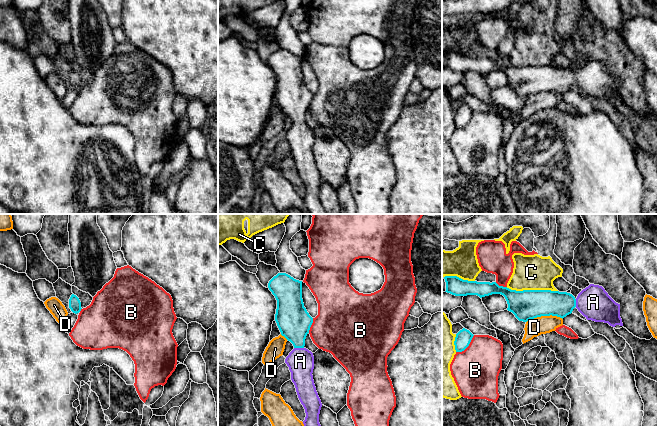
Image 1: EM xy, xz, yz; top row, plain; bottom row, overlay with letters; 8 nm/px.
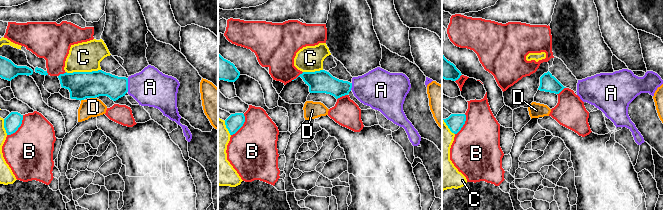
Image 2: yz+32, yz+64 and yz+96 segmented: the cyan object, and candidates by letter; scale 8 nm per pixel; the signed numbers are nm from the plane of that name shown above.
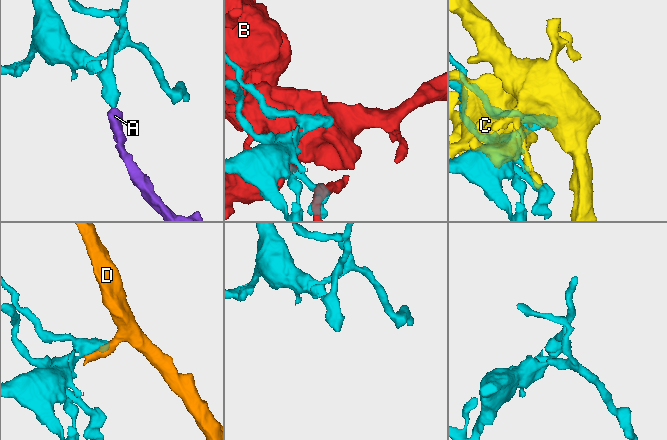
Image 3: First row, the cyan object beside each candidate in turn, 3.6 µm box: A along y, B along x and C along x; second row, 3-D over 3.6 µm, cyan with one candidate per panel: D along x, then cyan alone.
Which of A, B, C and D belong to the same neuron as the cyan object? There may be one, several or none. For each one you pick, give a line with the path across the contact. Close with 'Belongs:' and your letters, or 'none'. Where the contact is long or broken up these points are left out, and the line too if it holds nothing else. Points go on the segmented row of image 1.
Belongs: A

